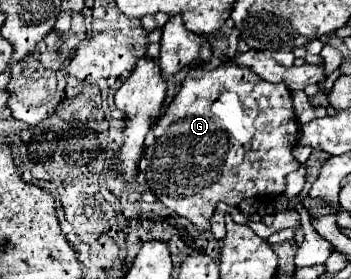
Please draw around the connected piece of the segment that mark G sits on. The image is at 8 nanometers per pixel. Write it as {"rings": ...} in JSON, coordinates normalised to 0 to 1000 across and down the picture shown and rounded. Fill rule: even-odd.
{"rings":[[[632,222],[610,251],[541,244],[536,265],[530,265],[530,280],[519,287],[513,330],[496,344],[496,358],[473,387],[467,416],[433,459],[433,516],[422,516],[416,523],[416,545],[410,545],[410,573],[416,573],[410,631],[416,631],[416,652],[427,667],[427,681],[433,681],[433,695],[467,738],[479,738],[507,774],[541,789],[570,832],[598,832],[598,781],[604,781],[621,724],[644,724],[650,738],[678,738],[684,717],[695,717],[695,710],[786,710],[786,703],[803,703],[809,695],[809,681],[815,681],[815,631],[826,616],[838,616],[838,609],[855,602],[855,581],[832,559],[832,530],[843,516],[849,516],[849,430],[838,416],[826,323],[809,301],[769,301],[769,294],[746,287],[741,272],[729,272],[712,244],[684,237],[684,229],[667,229],[667,222]]]}

